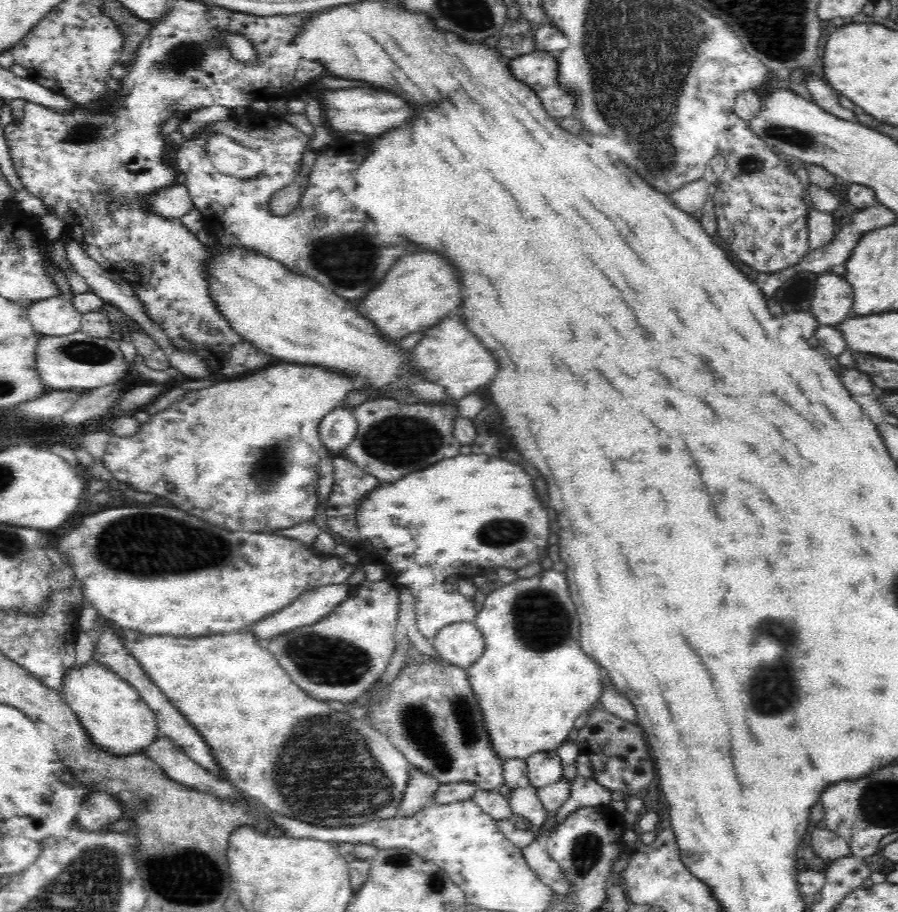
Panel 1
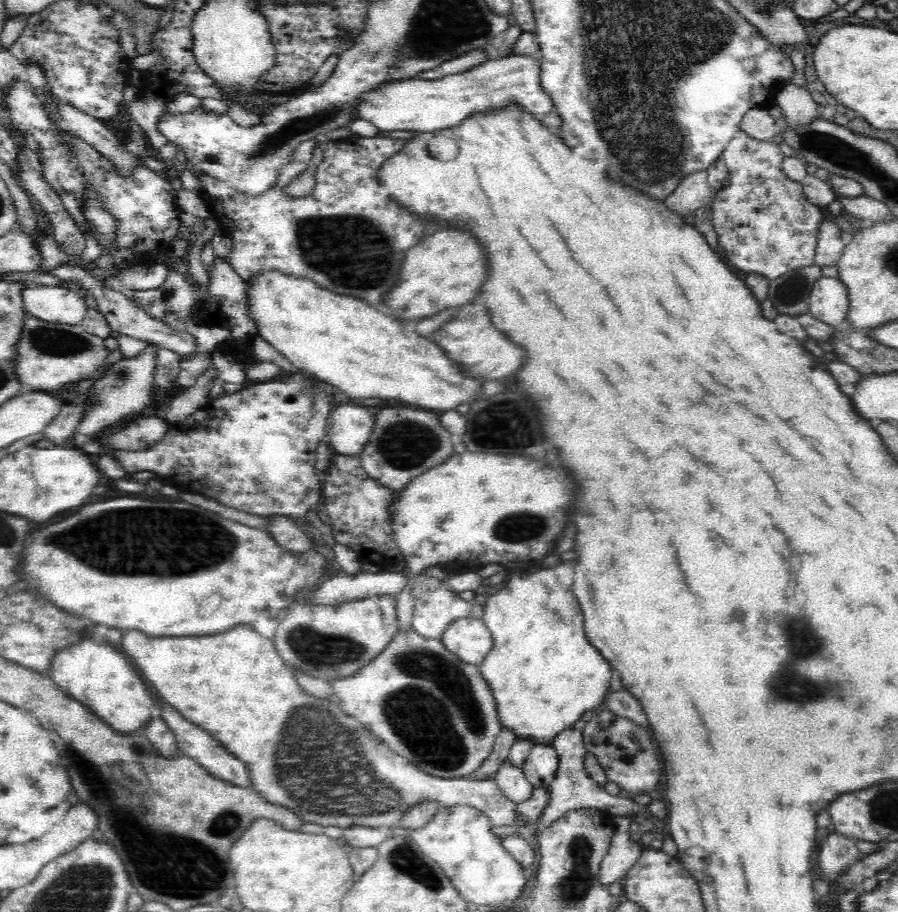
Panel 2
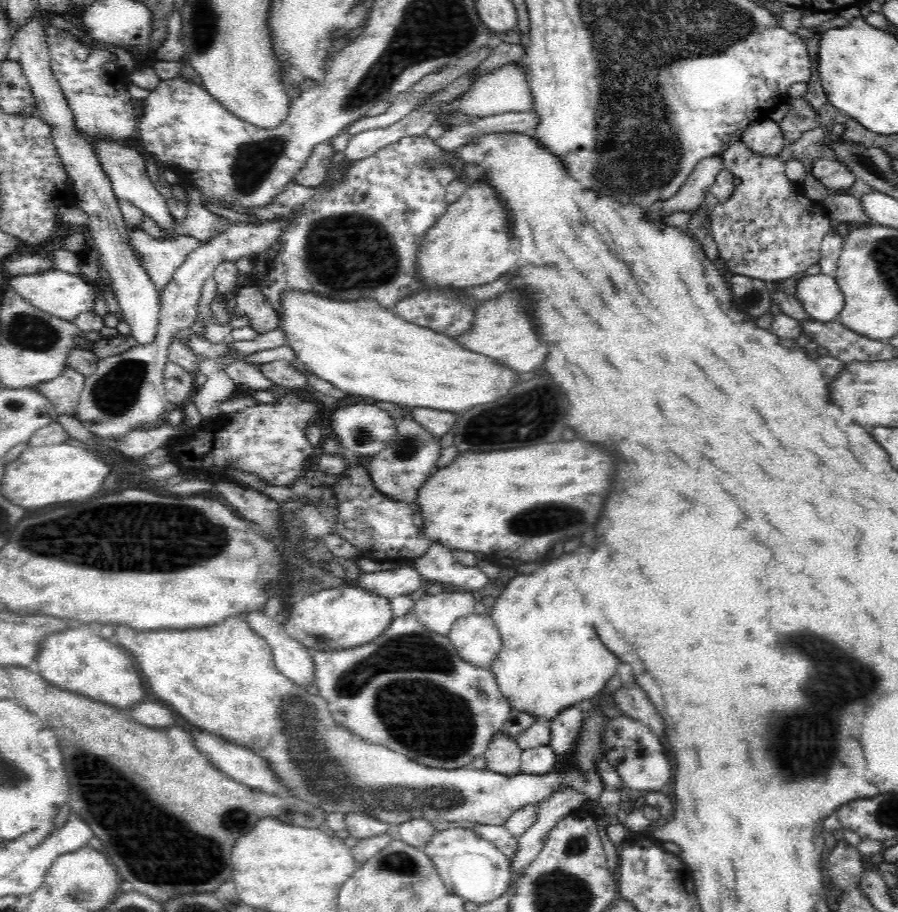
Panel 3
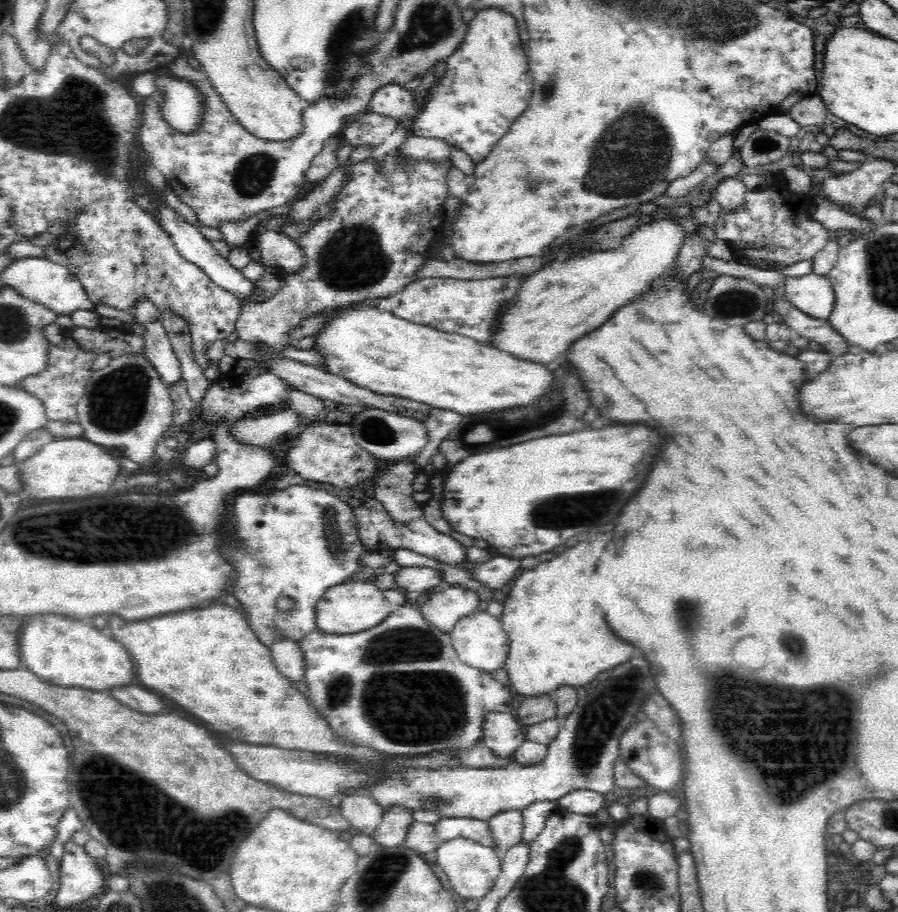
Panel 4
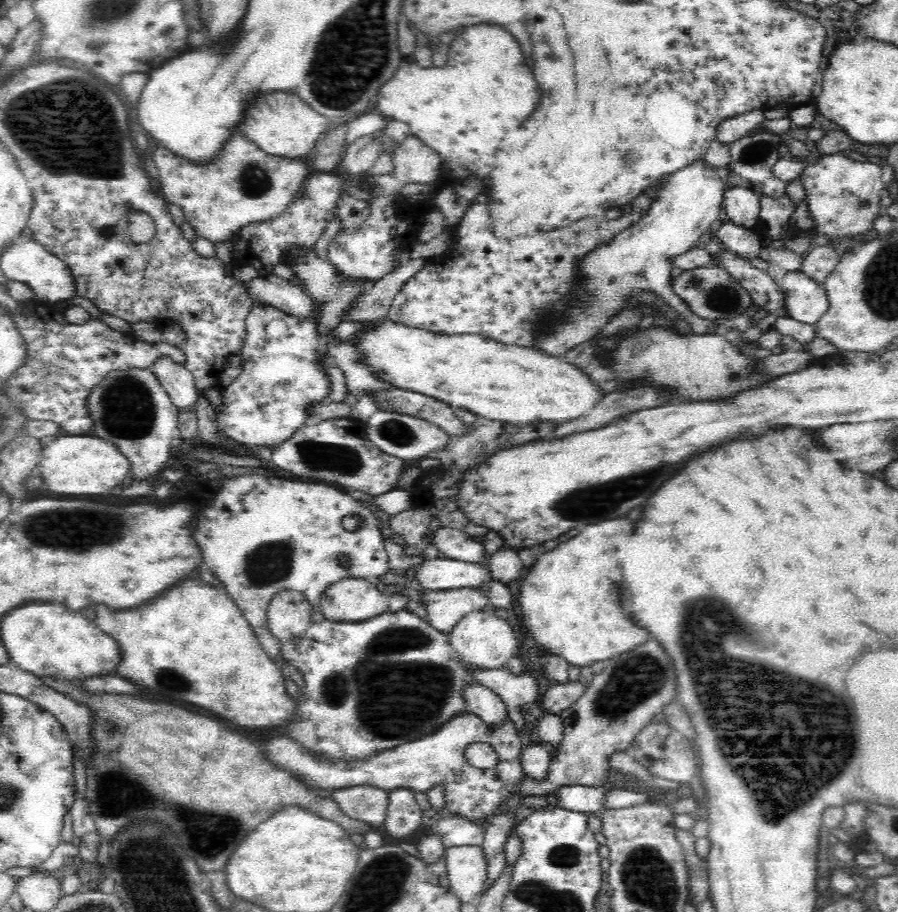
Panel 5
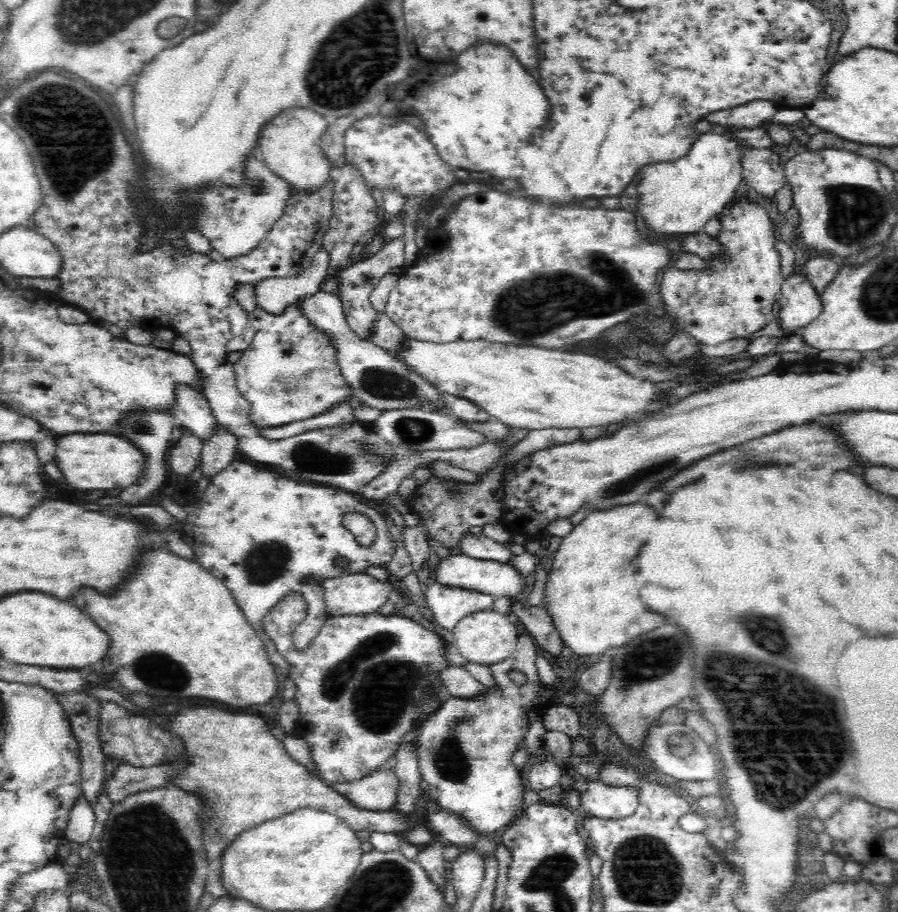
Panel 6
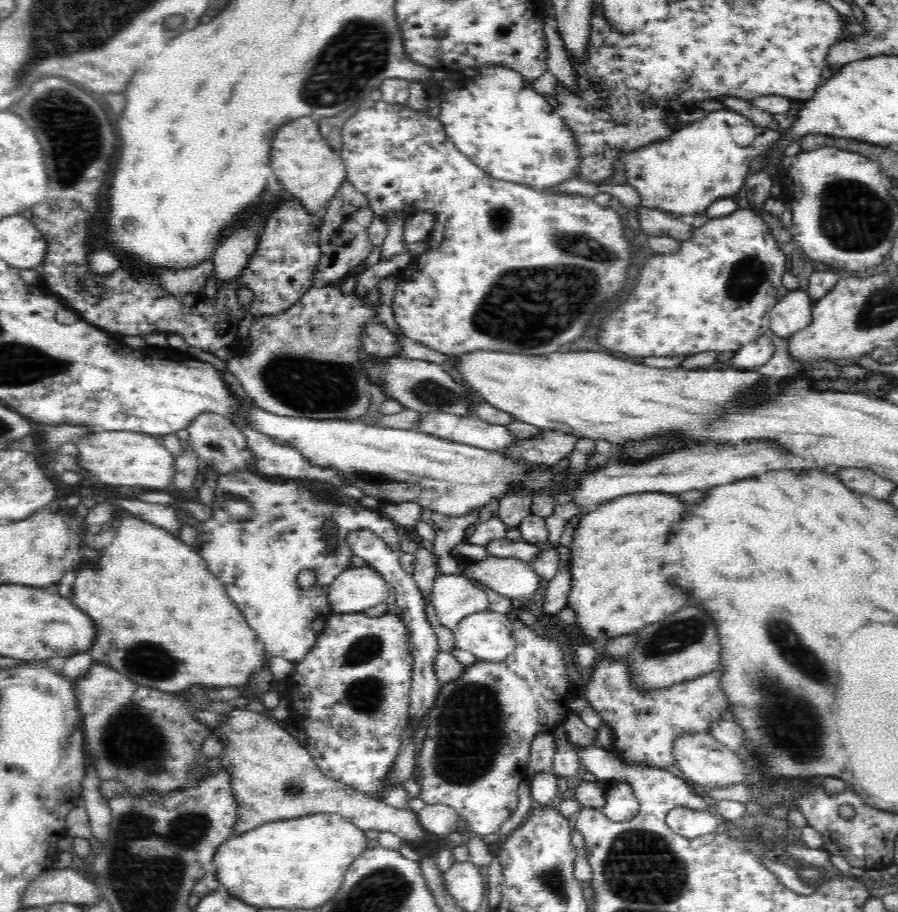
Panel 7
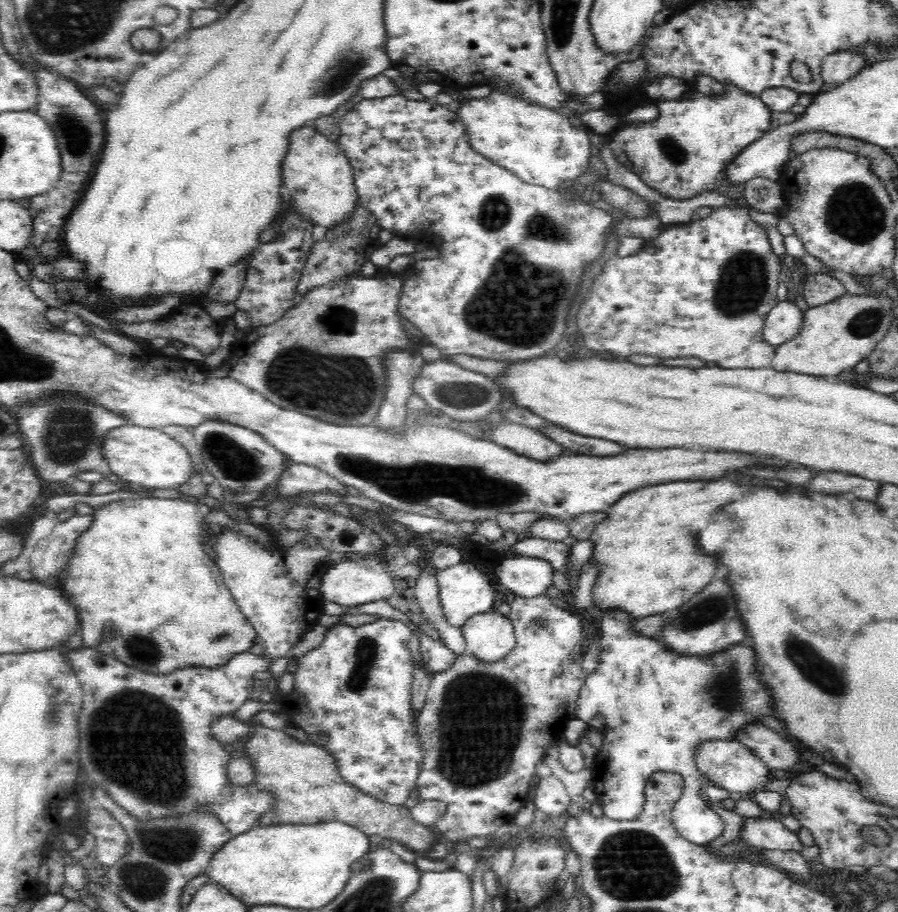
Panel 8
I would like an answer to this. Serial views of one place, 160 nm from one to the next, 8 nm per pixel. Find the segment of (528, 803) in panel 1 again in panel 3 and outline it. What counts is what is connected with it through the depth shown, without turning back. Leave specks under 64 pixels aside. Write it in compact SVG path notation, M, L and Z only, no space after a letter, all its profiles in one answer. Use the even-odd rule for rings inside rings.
M500 730L492 737L488 748L483 752L483 757L488 763L488 770L505 776L516 776L522 772L521 752L516 739Z

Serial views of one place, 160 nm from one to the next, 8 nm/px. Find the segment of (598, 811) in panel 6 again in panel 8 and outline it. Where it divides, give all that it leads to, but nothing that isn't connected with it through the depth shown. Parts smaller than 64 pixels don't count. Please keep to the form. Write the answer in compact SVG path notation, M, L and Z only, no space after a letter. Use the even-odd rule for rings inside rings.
M608 609L606 612L602 613L600 616L602 634L600 638L600 665L596 668L595 672L586 677L585 683L582 685L582 690L580 692L577 701L576 717L582 719L585 723L596 716L596 714L602 714L605 718L605 726L601 730L603 735L602 746L597 752L597 763L593 767L593 779L592 786L597 796L597 801L603 808L603 816L611 819L621 820L632 820L638 818L642 812L645 804L645 786L648 779L650 779L654 773L660 773L663 771L671 771L676 774L680 774L683 778L683 792L682 796L678 799L678 802L674 805L671 812L671 821L674 828L682 835L686 840L693 842L697 845L704 845L712 842L715 838L718 838L722 832L724 832L724 821L722 821L721 816L715 813L710 807L707 806L706 799L703 794L706 789L707 782L705 780L705 775L697 768L696 765L696 748L700 742L704 740L730 740L734 739L736 732L744 730L746 726L761 724L756 718L758 716L774 716L776 712L775 700L773 696L770 696L770 692L762 686L760 682L760 674L756 672L758 668L758 658L756 658L756 652L754 652L754 646L751 646L750 641L742 642L742 644L734 644L728 649L722 649L716 654L708 654L708 656L681 656L680 654L675 654L672 649L665 648L665 644L658 634L656 636L643 636L642 634L635 634L633 627L636 619L632 615L628 615L624 609Z

